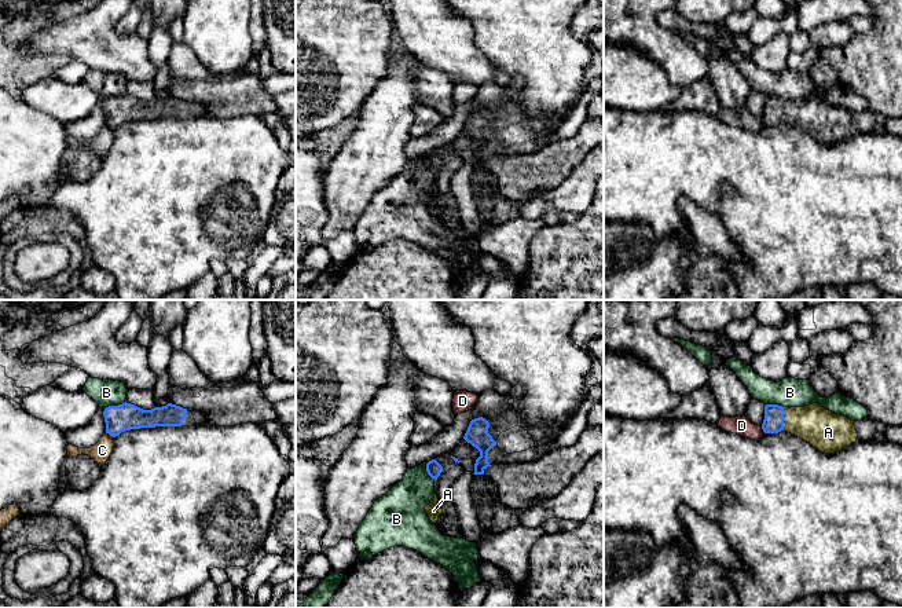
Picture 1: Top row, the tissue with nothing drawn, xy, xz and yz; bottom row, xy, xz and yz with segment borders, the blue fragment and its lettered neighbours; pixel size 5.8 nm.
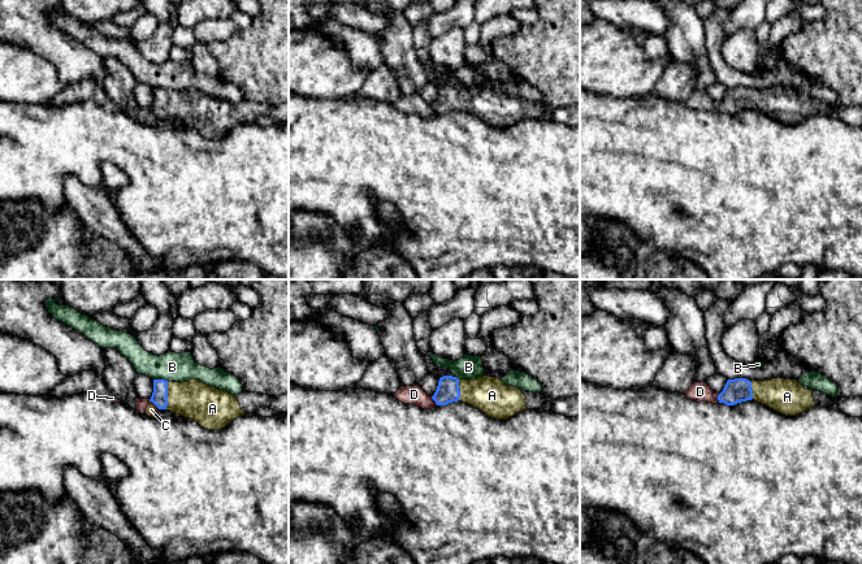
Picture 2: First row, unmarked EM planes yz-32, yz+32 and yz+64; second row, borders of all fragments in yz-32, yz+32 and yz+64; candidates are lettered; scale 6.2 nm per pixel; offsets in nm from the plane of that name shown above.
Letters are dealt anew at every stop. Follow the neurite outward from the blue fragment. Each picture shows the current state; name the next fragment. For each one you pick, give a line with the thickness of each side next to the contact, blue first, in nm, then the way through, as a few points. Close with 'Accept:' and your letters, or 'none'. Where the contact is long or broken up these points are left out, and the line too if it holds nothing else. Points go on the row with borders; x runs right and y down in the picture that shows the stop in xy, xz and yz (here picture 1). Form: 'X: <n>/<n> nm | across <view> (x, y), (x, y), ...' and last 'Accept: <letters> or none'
A: 120/220 nm | across yz (773, 422), (783, 418), (814, 424)
Accept: A

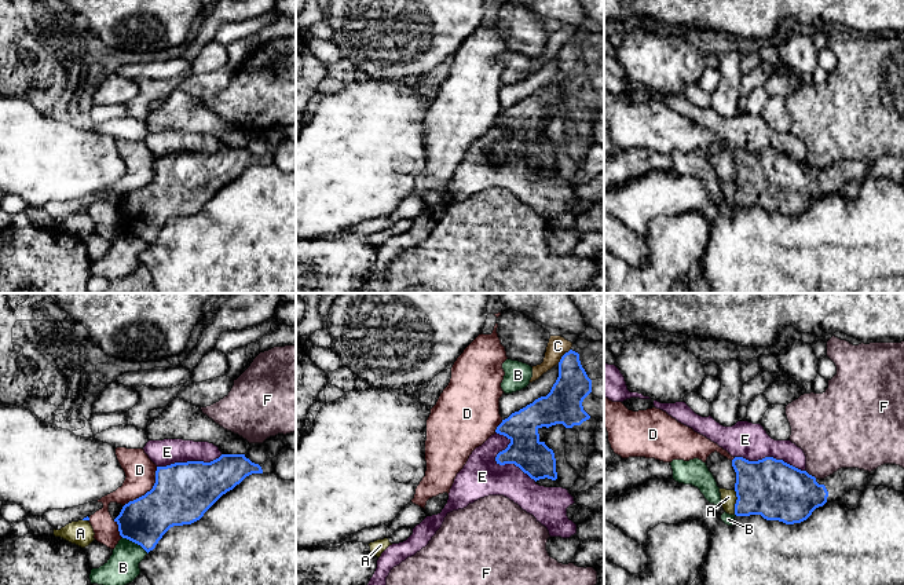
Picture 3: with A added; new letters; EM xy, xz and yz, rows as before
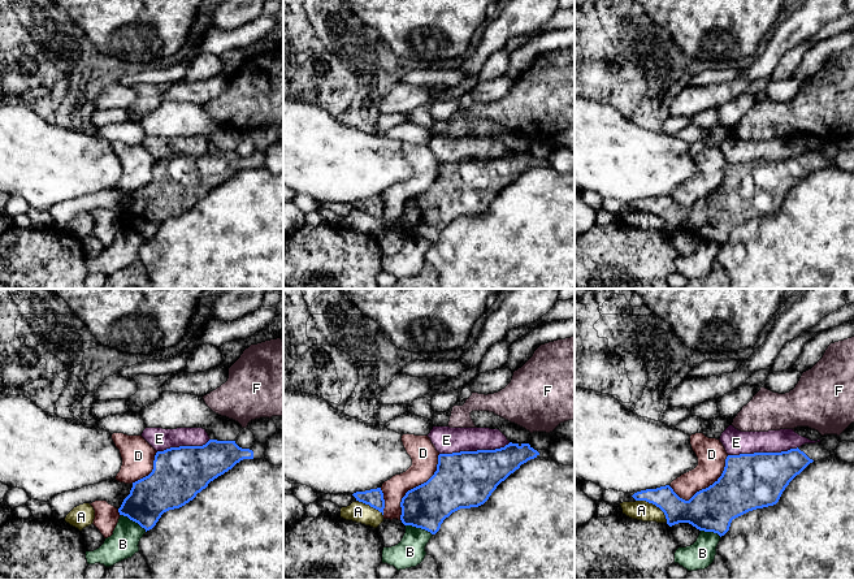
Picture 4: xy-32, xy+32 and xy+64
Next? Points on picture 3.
Accept: none

